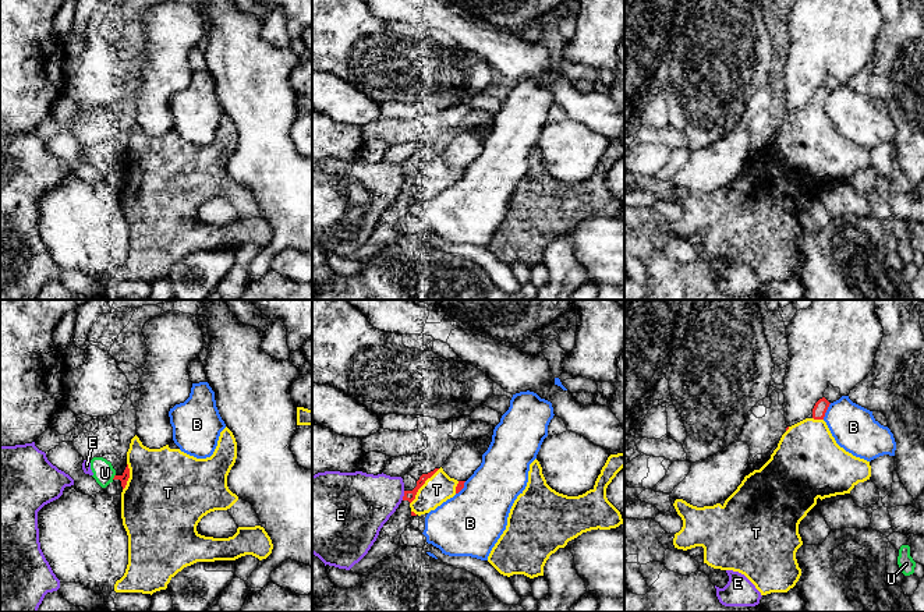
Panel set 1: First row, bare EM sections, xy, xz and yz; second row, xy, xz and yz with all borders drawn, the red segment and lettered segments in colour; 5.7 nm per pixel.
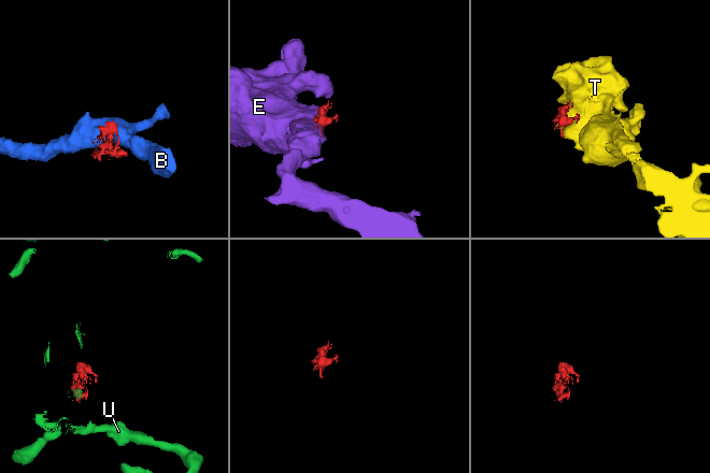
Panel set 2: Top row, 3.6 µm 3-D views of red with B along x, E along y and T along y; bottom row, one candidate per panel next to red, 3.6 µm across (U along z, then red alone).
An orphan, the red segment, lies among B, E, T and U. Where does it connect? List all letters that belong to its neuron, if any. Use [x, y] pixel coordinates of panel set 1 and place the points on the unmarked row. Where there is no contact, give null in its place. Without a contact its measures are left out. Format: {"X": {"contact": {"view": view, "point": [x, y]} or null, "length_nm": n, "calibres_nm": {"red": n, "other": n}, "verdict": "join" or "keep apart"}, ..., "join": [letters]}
{"B": {"contact": {"view": "yz", "point": [825, 99]}, "length_nm": 110, "calibres_nm": {"red": 80, "other": 260}, "verdict": "keep apart"}, "E": {"contact": {"view": "xz", "point": [404, 183]}, "length_nm": 60, "calibres_nm": {"red": 60, "other": 340}, "verdict": "keep apart"}, "T": {"contact": {"view": "xz", "point": [422, 172]}, "length_nm": 260, "calibres_nm": {"red": 60, "other": 160}, "verdict": "join"}, "U": {"contact": {"view": "xy", "point": [114, 165]}, "length_nm": 40, "calibres_nm": {"red": 50, "other": 120}, "verdict": "keep apart"}, "join": ["T"]}

